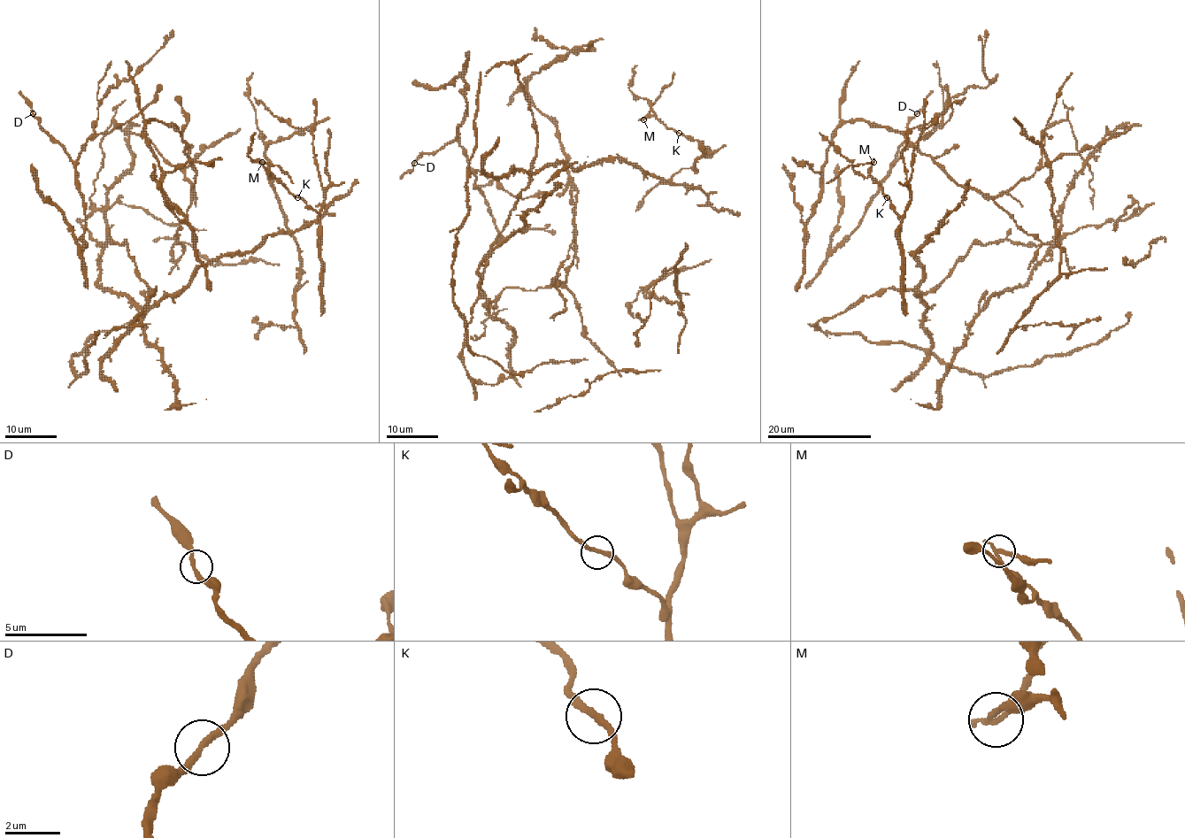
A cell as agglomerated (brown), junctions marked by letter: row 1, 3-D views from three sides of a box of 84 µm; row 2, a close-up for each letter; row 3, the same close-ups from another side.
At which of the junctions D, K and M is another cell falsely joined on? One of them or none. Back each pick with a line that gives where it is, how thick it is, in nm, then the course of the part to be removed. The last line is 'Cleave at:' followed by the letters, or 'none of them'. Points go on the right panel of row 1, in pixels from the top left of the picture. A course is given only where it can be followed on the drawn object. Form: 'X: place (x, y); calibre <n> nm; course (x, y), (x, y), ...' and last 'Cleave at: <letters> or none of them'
M: place (873, 162); calibre 240 nm; course (873, 162), (850, 165), (826, 183)
Cleave at: M

